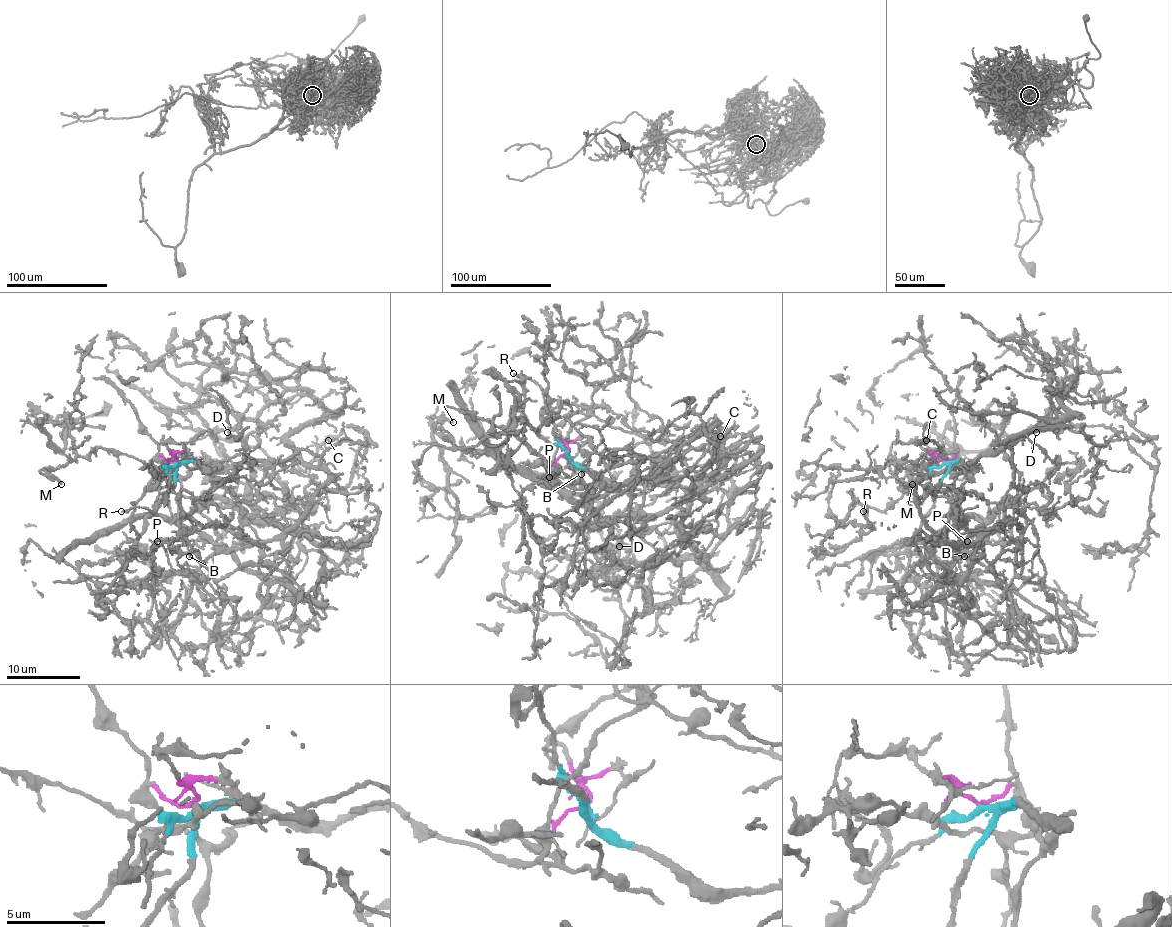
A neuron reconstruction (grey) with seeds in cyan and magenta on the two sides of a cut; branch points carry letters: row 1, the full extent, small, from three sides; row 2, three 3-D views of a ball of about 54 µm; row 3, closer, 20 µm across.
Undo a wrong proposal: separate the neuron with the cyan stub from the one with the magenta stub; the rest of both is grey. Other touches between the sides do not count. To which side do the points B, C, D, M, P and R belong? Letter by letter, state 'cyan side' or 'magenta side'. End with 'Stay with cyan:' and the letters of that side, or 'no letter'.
B: magenta side
C: cyan side
D: cyan side
M: magenta side
P: magenta side
R: cyan side
Stay with cyan: C, D, R

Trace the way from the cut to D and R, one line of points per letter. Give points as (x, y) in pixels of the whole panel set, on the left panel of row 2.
D: (176, 462), (222, 469), (285, 462), (294, 455), (287, 438), (324, 410), (304, 390), (285, 390), (228, 432)
R: (176, 462), (163, 475), (158, 506), (150, 512), (139, 506), (121, 512)

